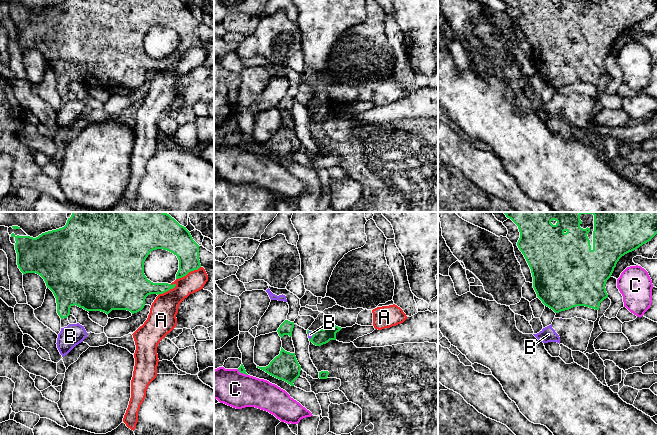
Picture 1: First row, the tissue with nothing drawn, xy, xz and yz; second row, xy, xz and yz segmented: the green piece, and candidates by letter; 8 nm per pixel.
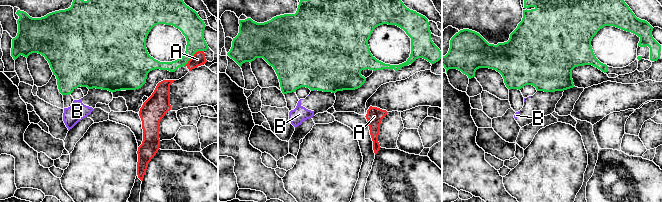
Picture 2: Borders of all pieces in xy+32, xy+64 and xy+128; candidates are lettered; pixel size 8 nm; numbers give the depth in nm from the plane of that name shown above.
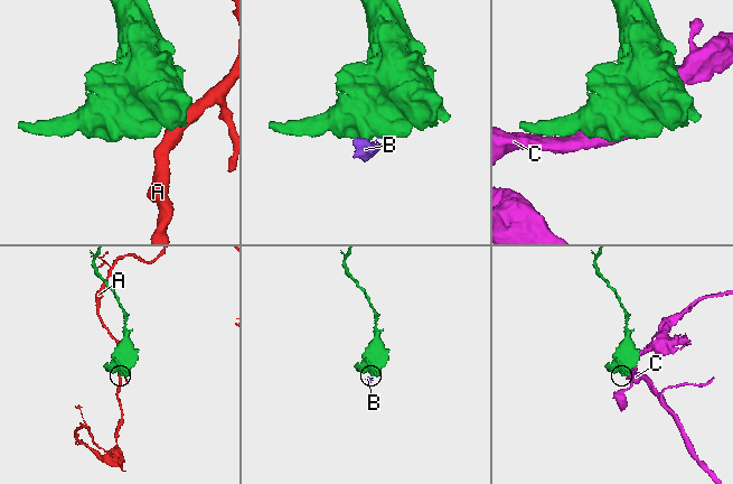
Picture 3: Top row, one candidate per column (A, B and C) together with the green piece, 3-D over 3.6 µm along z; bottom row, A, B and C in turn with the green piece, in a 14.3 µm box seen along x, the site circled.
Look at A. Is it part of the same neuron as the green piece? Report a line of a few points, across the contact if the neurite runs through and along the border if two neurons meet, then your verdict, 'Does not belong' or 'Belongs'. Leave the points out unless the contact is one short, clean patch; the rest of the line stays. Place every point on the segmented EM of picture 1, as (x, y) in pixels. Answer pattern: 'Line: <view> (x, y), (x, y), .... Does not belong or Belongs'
Line: xy (176, 284), (158, 295). Does not belong

